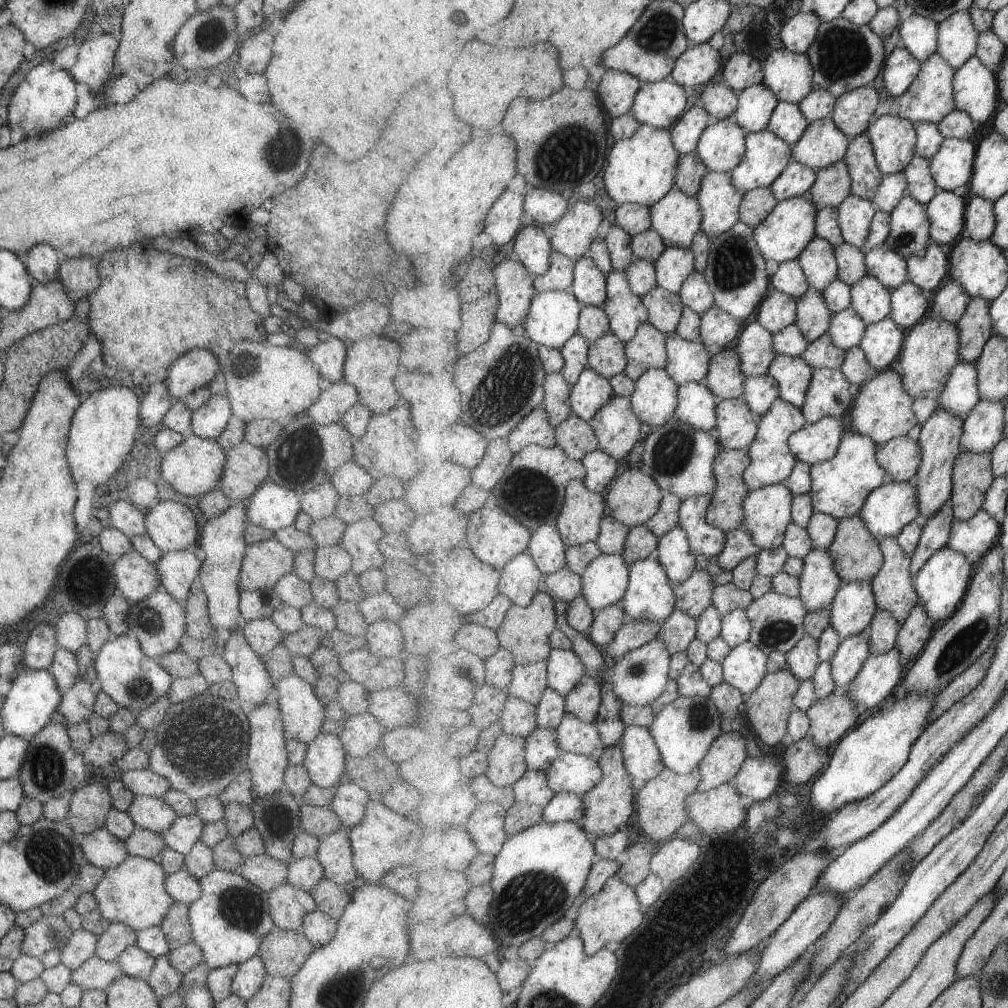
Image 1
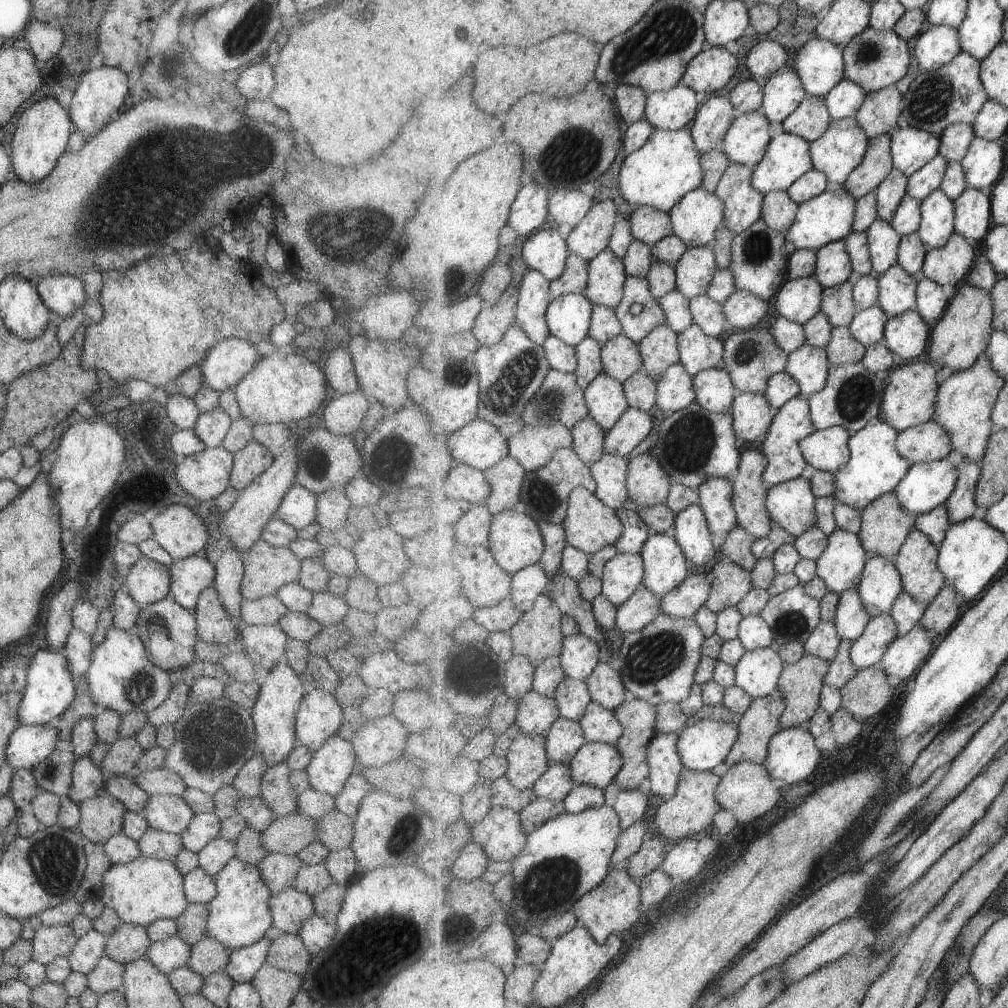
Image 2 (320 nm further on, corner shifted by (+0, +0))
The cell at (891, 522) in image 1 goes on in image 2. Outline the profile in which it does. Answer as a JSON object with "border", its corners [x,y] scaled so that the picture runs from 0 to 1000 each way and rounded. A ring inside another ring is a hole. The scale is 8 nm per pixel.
{"border":[[[941,454],[908,459],[887,487],[895,503],[904,510],[920,510],[939,498],[950,482],[951,463]]]}

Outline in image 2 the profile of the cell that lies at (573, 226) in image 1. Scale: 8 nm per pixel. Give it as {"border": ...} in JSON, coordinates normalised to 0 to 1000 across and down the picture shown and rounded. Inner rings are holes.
{"border":[[[608,198],[591,201],[576,222],[564,232],[565,249],[582,259],[593,255],[605,243],[612,218],[612,204]]]}

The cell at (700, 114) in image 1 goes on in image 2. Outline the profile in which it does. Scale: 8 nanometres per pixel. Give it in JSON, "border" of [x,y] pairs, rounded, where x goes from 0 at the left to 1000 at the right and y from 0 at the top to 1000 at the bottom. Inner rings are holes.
{"border":[[[724,95],[705,96],[687,121],[687,132],[695,152],[718,149],[720,133],[731,117]]]}

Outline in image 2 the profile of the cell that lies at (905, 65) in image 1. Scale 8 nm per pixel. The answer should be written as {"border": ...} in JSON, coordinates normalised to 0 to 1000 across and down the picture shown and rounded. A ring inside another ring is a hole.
{"border":[[[925,25],[911,36],[908,50],[909,60],[914,67],[930,69],[946,61],[955,52],[951,29]]]}

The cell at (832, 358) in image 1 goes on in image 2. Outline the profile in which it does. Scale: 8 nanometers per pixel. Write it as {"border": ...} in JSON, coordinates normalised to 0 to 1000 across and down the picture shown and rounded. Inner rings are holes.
{"border":[[[843,323],[827,324],[819,346],[826,362],[854,360],[859,350],[859,343],[846,333]]]}

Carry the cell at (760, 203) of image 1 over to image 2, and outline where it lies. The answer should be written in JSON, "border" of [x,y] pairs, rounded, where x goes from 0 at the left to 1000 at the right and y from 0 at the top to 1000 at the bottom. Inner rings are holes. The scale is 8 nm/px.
{"border":[[[768,189],[759,193],[756,217],[761,224],[781,233],[789,222],[793,205],[782,189]]]}

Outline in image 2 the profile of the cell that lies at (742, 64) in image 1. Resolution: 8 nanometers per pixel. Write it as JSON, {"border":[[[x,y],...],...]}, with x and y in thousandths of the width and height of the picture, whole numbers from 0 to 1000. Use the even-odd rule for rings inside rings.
{"border":[[[753,40],[743,51],[740,65],[746,77],[758,81],[769,71],[773,71],[777,65],[781,65],[781,60],[783,60],[783,52],[773,42]]]}

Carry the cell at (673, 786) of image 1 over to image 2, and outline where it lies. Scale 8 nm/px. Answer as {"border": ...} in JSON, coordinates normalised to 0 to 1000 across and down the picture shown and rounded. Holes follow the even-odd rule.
{"border":[[[680,763],[673,786],[666,794],[659,795],[651,804],[649,817],[651,826],[661,832],[671,835],[682,831],[696,829],[701,823],[707,822],[709,809],[717,802],[712,795],[712,780],[716,772],[707,766],[688,765]]]}

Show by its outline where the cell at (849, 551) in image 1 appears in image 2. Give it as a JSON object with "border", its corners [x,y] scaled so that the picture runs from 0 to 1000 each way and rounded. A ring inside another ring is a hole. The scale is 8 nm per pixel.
{"border":[[[877,490],[856,506],[855,525],[851,530],[862,553],[876,551],[884,558],[909,524],[909,512],[900,508],[892,498],[891,490]]]}

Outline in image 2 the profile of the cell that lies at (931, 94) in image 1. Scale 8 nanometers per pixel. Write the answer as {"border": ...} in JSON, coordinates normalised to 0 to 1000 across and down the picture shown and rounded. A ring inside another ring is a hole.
{"border":[[[955,51],[946,61],[927,70],[914,73],[906,81],[906,85],[902,87],[900,95],[897,95],[895,114],[899,117],[899,121],[904,126],[923,131],[931,136],[938,131],[940,125],[947,122],[961,122],[965,124],[971,112],[974,111],[974,107],[982,99],[982,93],[974,80],[974,60],[962,52]]]}

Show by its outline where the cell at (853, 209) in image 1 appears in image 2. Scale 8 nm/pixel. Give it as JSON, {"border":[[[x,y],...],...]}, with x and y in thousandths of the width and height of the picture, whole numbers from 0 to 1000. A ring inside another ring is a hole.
{"border":[[[874,216],[870,217],[860,230],[865,254],[865,270],[874,276],[885,264],[891,262],[892,243],[896,234],[883,220]]]}

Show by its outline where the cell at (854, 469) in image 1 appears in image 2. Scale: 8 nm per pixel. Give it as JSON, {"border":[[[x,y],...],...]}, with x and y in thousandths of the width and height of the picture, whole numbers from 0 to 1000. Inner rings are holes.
{"border":[[[878,417],[864,419],[843,437],[843,457],[829,469],[829,494],[852,505],[859,505],[877,490],[885,489],[903,469],[905,458],[891,445],[892,428]]]}

